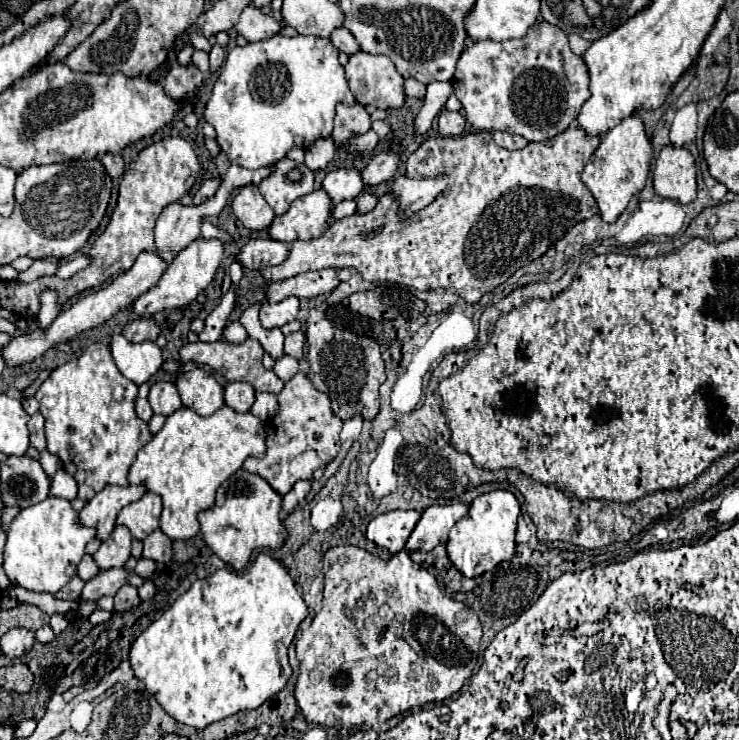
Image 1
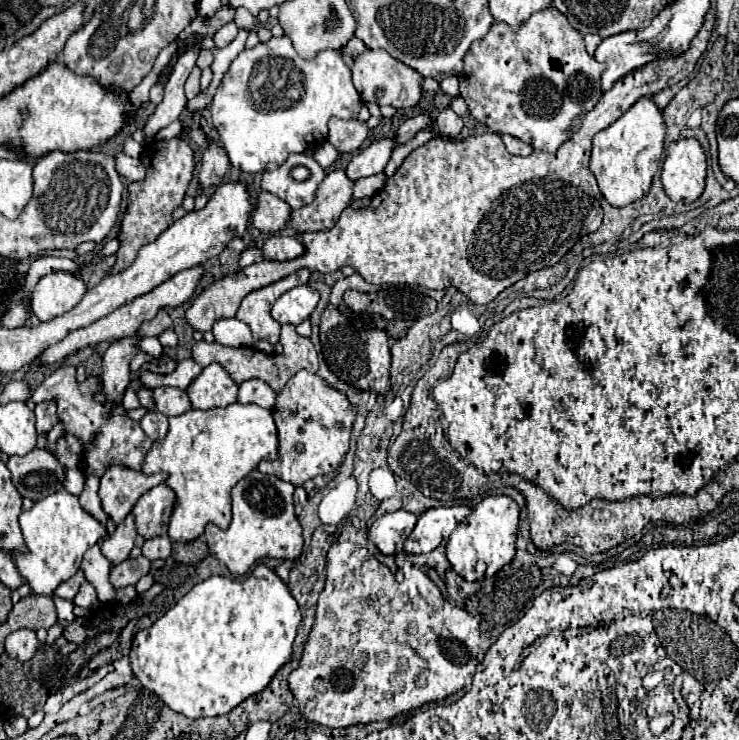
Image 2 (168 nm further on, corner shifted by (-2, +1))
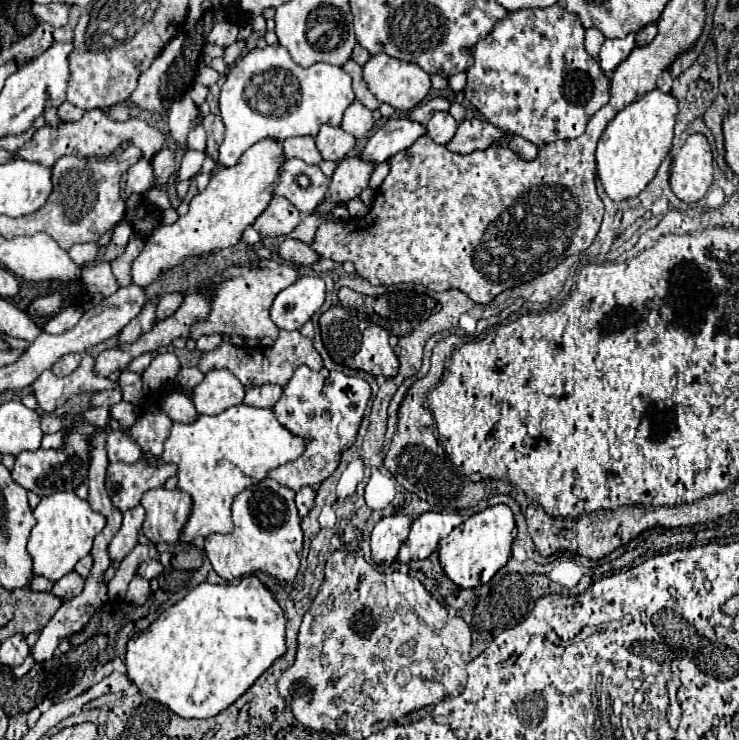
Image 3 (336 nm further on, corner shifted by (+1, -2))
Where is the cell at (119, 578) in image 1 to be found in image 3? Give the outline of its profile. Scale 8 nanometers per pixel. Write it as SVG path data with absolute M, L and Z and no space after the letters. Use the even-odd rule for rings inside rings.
M149 559L149 561L145 561L145 563L139 565L137 575L145 577L145 579L153 579L153 577L157 577L161 571L163 571L161 561L159 561L159 559Z

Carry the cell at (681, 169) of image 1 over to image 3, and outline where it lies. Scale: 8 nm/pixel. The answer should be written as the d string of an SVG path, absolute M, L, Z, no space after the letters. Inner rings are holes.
M693 133L677 153L675 173L671 175L673 193L685 201L695 203L705 197L713 183L713 153L705 135Z

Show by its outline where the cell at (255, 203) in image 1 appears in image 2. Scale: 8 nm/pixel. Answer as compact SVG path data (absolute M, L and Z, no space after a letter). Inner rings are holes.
M260 192L252 212L252 226L260 232L278 232L290 220L290 206L274 194Z

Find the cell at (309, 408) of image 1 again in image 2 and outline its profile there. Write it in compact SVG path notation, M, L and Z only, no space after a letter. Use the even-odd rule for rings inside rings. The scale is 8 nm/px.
M300 370L278 392L272 414L278 428L278 458L260 462L260 472L272 474L294 486L302 486L306 480L330 474L338 468L348 452L350 430L356 416L354 406L350 406L344 394L330 388L320 376Z

